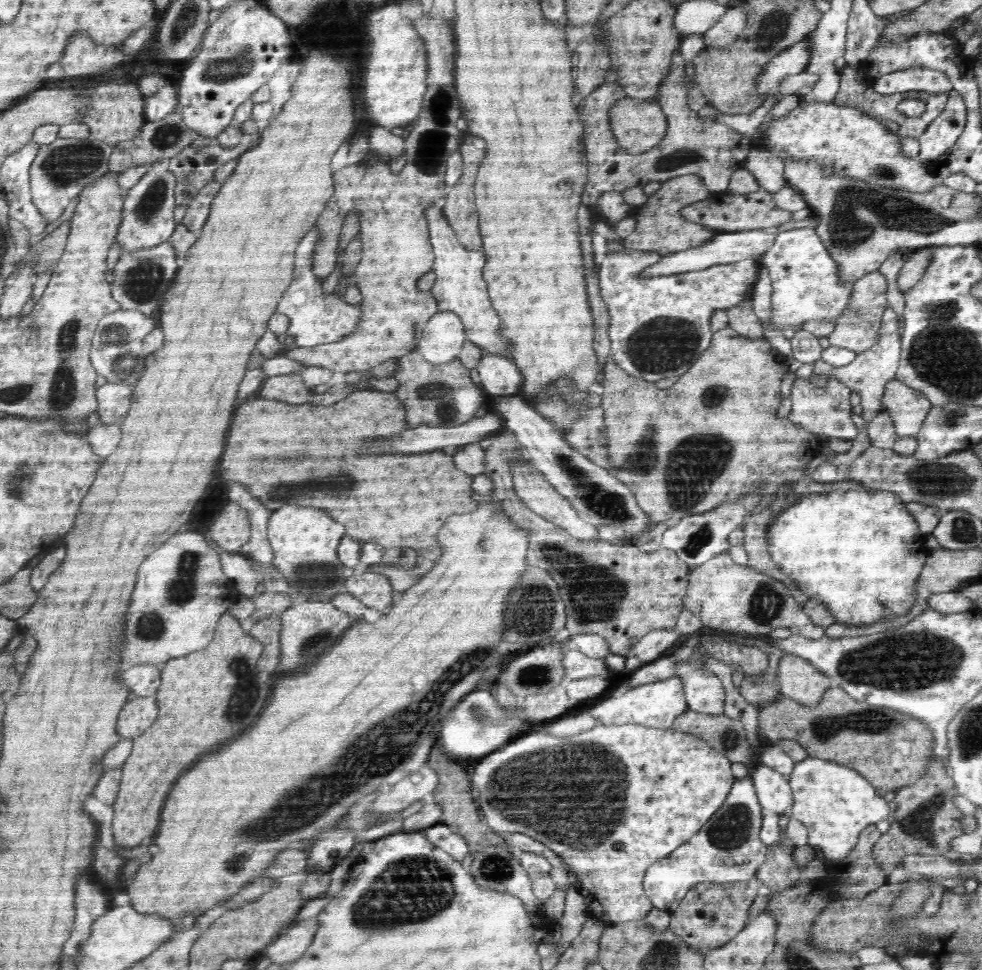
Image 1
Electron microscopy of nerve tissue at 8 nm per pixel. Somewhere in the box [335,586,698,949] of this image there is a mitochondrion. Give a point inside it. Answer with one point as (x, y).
(576, 795)

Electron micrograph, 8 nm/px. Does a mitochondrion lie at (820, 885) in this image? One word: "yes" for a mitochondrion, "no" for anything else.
no

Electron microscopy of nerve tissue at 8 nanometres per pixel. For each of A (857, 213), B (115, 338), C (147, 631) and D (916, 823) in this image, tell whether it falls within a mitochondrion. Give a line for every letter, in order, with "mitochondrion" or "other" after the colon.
A: mitochondrion
B: mitochondrion
C: mitochondrion
D: mitochondrion

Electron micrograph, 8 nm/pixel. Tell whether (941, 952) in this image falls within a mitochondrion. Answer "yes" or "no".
no

